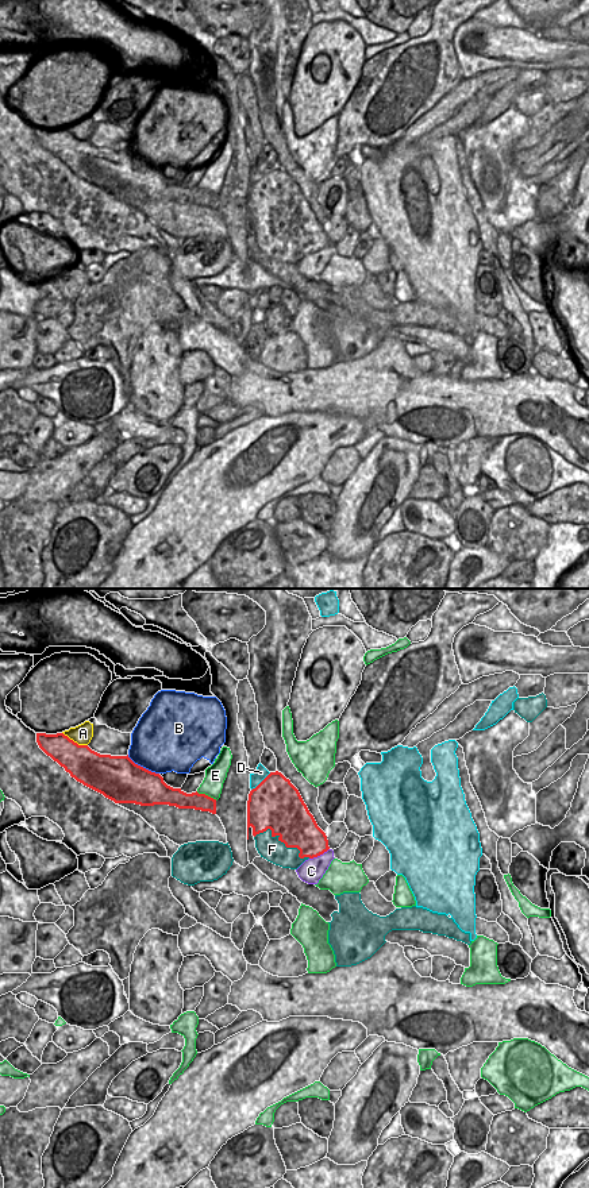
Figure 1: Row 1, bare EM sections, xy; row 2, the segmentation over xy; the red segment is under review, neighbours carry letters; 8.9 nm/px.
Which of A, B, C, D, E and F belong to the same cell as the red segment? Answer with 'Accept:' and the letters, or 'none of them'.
Accept: none of them.

